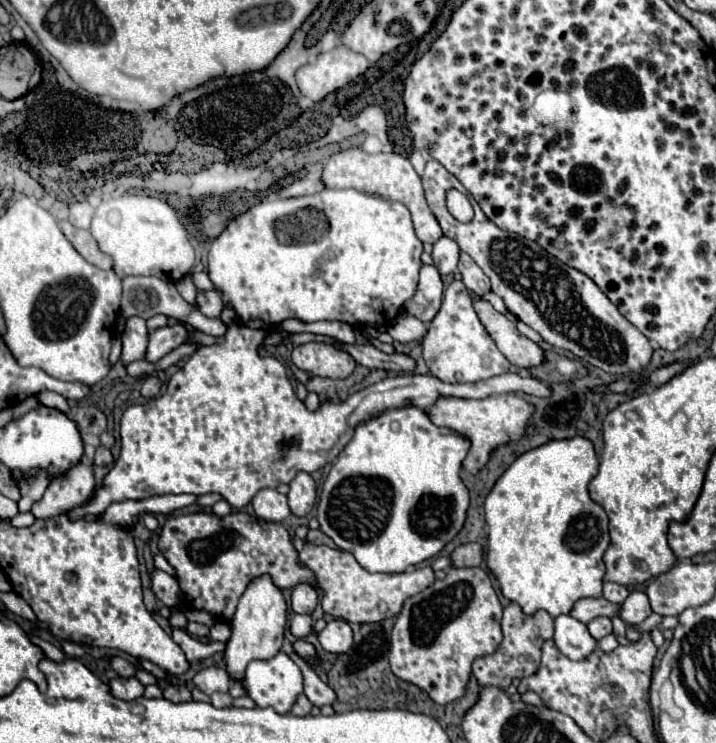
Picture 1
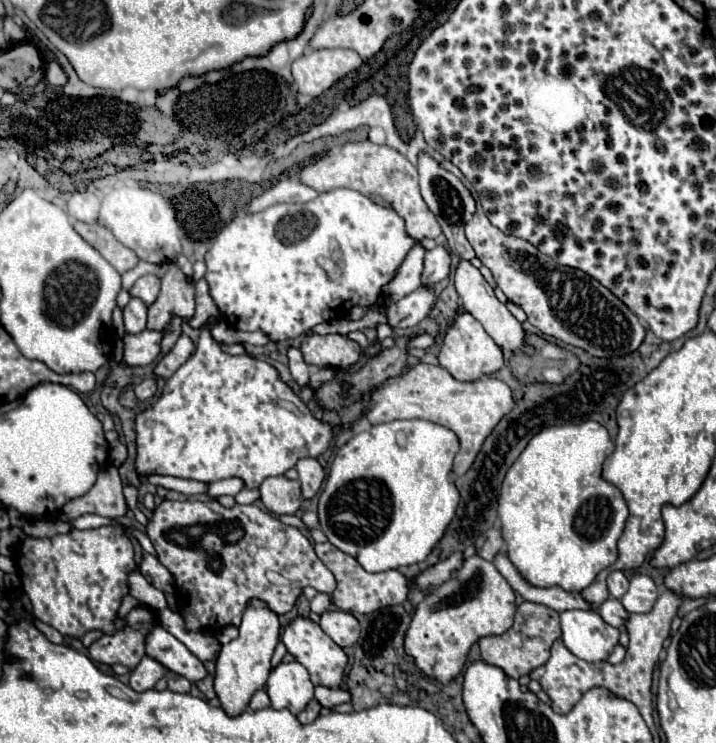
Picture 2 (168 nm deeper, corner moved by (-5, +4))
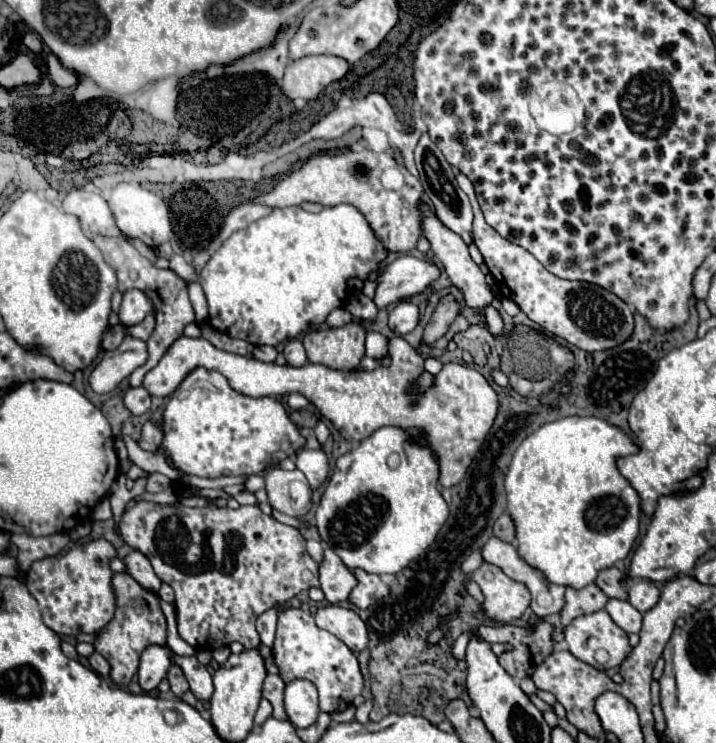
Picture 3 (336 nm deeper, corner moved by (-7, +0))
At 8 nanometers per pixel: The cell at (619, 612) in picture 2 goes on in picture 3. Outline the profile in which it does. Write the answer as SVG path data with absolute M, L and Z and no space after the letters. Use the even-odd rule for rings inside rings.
M610 599L606 603L606 613L612 617L612 621L624 629L626 633L638 633L642 627L642 615L628 603L620 599Z

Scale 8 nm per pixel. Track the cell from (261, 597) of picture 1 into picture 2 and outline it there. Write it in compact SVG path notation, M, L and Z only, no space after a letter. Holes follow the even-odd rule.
M254 599L250 601L250 607L246 609L240 625L240 635L224 645L216 659L216 671L214 671L214 691L220 699L220 707L228 711L228 715L240 715L240 711L246 711L252 695L266 685L268 671L270 671L270 659L276 649L276 643L280 641L280 623L278 615L272 613L266 603Z

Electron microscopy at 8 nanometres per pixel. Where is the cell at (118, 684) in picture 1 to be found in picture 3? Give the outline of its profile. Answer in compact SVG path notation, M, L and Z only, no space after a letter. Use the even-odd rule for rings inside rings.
M150 645L142 657L140 657L140 667L138 667L138 685L144 691L154 691L158 683L166 677L172 661L172 651L168 647L158 647Z

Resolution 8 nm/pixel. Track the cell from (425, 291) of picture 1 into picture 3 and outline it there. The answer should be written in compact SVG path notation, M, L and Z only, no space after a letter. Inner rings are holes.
M398 301L396 307L390 311L388 327L392 329L392 333L404 337L410 331L414 331L414 327L418 325L418 317L420 317L420 309L414 303Z

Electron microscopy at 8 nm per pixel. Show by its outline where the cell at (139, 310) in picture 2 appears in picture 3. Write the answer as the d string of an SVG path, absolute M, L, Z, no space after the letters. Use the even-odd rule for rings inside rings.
M130 289L124 293L122 299L122 307L118 311L118 317L124 325L132 327L144 321L144 317L152 311L152 303L150 299L140 291L140 289Z

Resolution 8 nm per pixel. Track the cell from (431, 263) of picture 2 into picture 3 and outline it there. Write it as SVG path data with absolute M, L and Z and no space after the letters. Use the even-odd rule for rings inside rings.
M402 255L384 267L373 301L378 309L386 309L400 299L428 291L438 277L440 269L432 261Z

